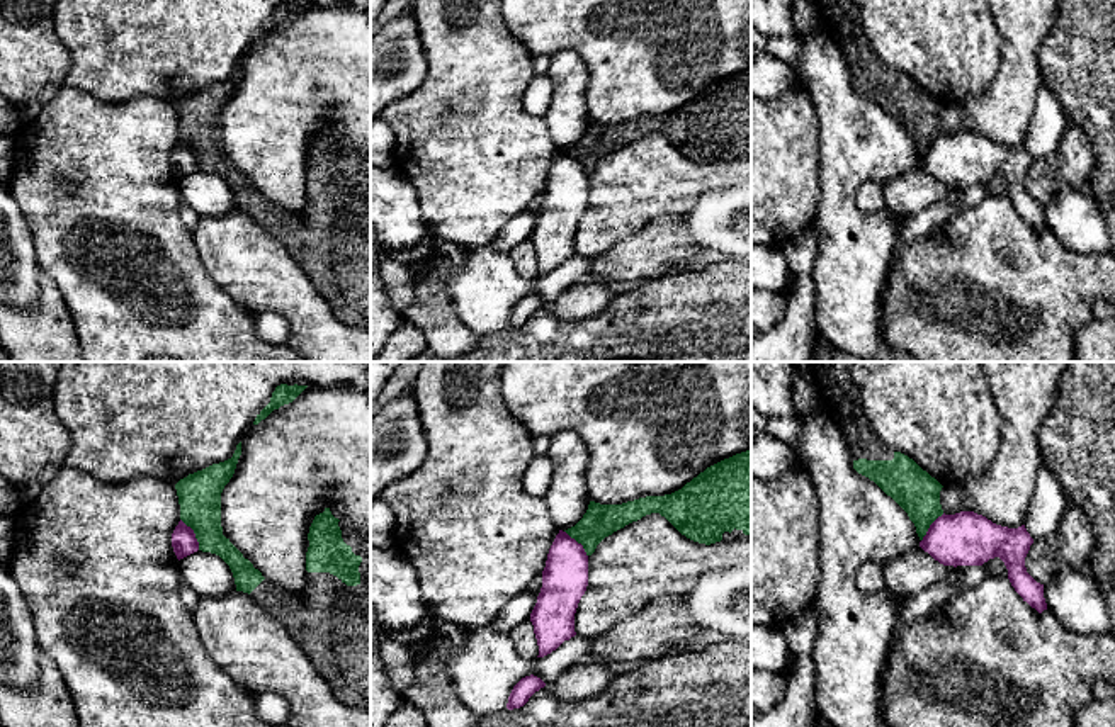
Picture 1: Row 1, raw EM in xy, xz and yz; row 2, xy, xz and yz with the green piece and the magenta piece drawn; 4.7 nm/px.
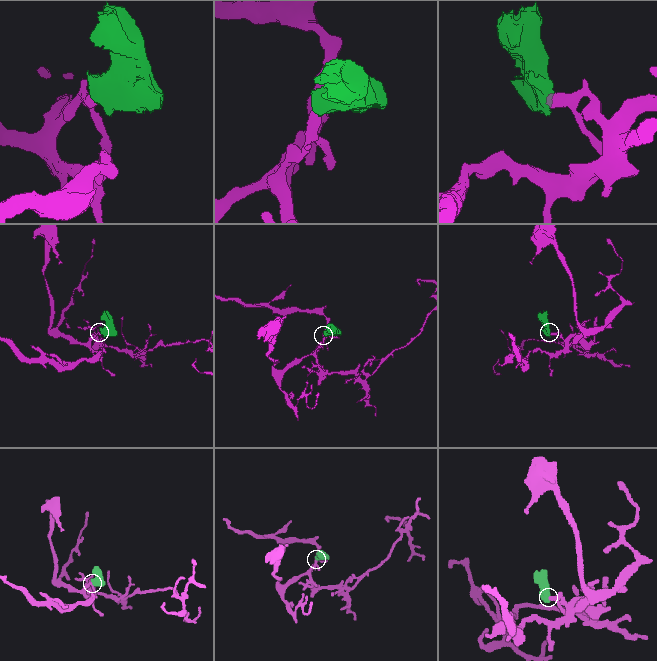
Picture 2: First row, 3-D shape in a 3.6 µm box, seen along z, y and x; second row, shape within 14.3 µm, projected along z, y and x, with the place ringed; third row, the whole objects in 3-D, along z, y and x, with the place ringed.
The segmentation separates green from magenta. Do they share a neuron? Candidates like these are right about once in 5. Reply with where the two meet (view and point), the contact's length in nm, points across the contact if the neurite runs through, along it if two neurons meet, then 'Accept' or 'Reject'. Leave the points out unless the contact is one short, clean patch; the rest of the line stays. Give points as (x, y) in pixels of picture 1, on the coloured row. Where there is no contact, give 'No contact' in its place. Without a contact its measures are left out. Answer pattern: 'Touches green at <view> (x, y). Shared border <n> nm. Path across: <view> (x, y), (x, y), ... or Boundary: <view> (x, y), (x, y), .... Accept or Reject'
Touches green at xy (194, 532). Shared border 180 nm. Boundary: xy (181, 518), (192, 530), (199, 549). Reject

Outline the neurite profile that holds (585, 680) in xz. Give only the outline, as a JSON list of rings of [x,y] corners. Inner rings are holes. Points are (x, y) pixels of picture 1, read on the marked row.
[[[591,659],[573,666],[568,673],[547,683],[546,688],[563,702],[580,703],[608,688],[615,678],[600,659]]]

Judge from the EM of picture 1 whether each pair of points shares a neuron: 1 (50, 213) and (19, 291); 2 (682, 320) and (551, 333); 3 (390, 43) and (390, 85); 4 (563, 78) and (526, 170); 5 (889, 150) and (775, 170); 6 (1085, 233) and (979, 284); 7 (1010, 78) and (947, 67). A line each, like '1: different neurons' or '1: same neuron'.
1: different neurons
2: same neuron
3: same neuron
4: different neurons
5: different neurons
6: different neurons
7: different neurons

